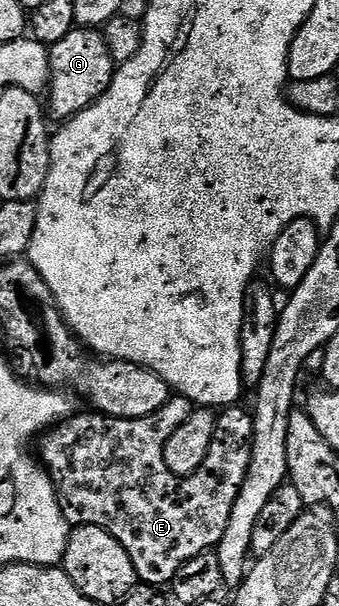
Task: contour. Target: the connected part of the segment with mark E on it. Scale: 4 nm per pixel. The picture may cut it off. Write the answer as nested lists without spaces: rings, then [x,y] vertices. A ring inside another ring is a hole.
[[[172,396],[168,400],[168,404],[164,404],[164,408],[160,408],[160,412],[156,412],[147,418],[108,418],[104,414],[97,412],[89,412],[90,414],[78,414],[57,423],[53,428],[45,431],[41,435],[42,454],[40,453],[40,461],[50,474],[50,478],[54,481],[54,487],[58,493],[60,500],[60,508],[64,512],[67,522],[71,527],[75,526],[96,526],[104,527],[107,532],[115,539],[125,551],[128,552],[129,558],[133,562],[134,571],[138,574],[141,582],[146,582],[150,586],[163,587],[169,585],[171,580],[175,578],[177,572],[186,565],[190,560],[199,557],[206,551],[215,549],[219,540],[224,536],[224,530],[228,526],[228,519],[232,514],[232,507],[236,502],[236,496],[239,495],[240,486],[244,482],[244,476],[247,475],[248,464],[251,462],[251,446],[252,436],[254,435],[253,415],[239,405],[225,407],[219,414],[216,424],[215,435],[212,438],[211,447],[208,455],[205,456],[204,462],[196,472],[189,475],[185,479],[178,479],[174,473],[168,468],[168,464],[164,460],[164,444],[168,440],[168,436],[172,436],[172,432],[176,432],[176,428],[180,428],[180,424],[184,424],[184,420],[188,420],[190,413],[196,409],[193,402],[181,396]]]

